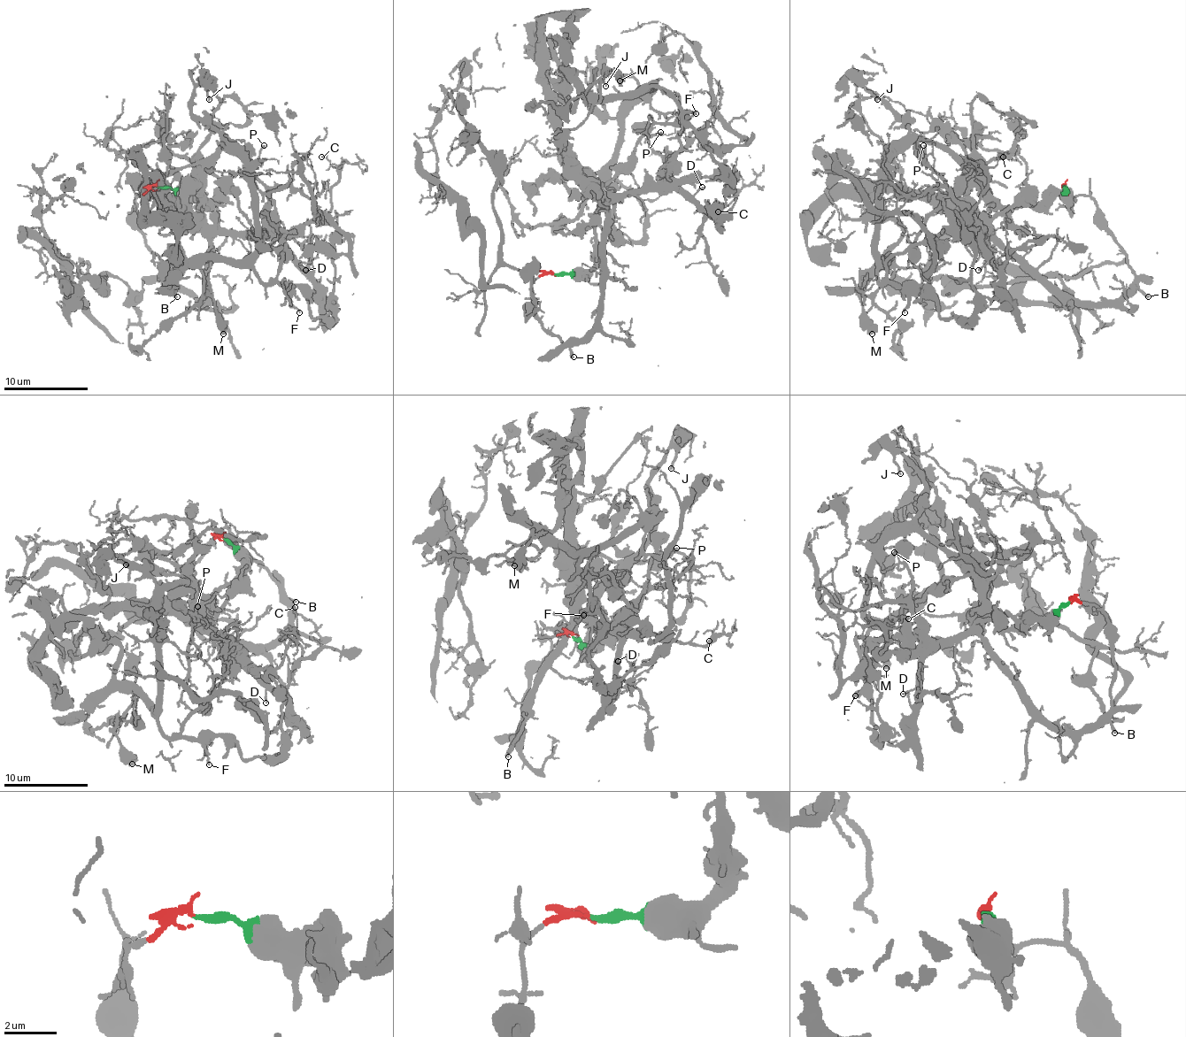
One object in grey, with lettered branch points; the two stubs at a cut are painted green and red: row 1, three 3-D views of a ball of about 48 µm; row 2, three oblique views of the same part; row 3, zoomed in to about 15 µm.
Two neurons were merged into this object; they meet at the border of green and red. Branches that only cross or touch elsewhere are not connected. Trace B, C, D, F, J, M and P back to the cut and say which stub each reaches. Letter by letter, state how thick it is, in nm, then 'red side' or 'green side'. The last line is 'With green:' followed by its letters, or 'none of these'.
B: 280 nm | red side
C: 140 nm | red side
D: 170 nm | red side
F: 160 nm | green side
J: 170 nm | green side
M: 600 nm | green side
P: 160 nm | red side
With green: F, J, M

